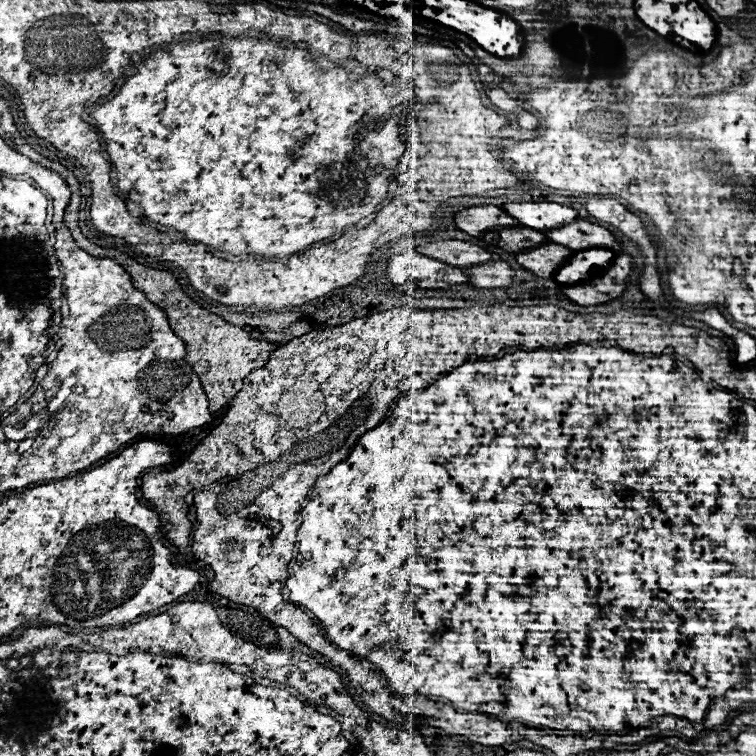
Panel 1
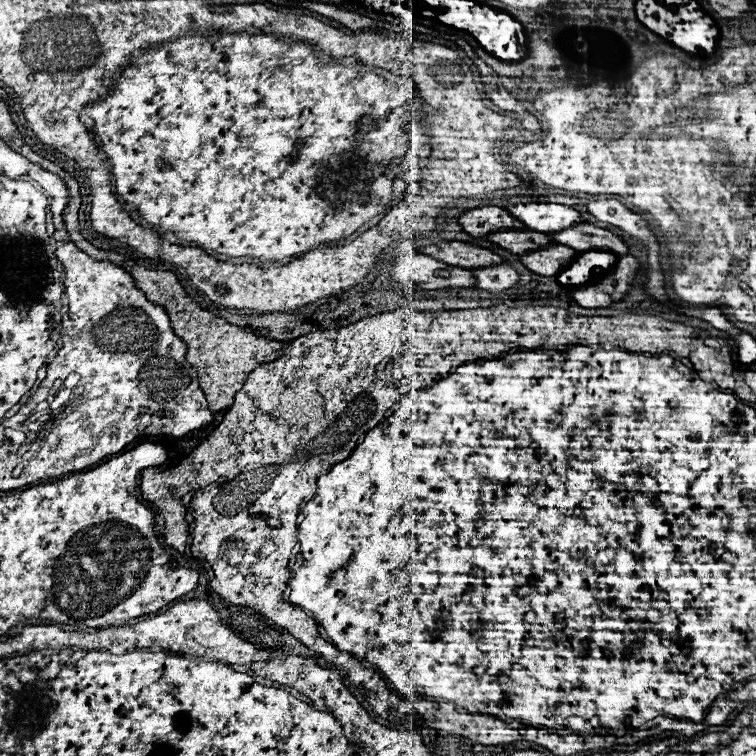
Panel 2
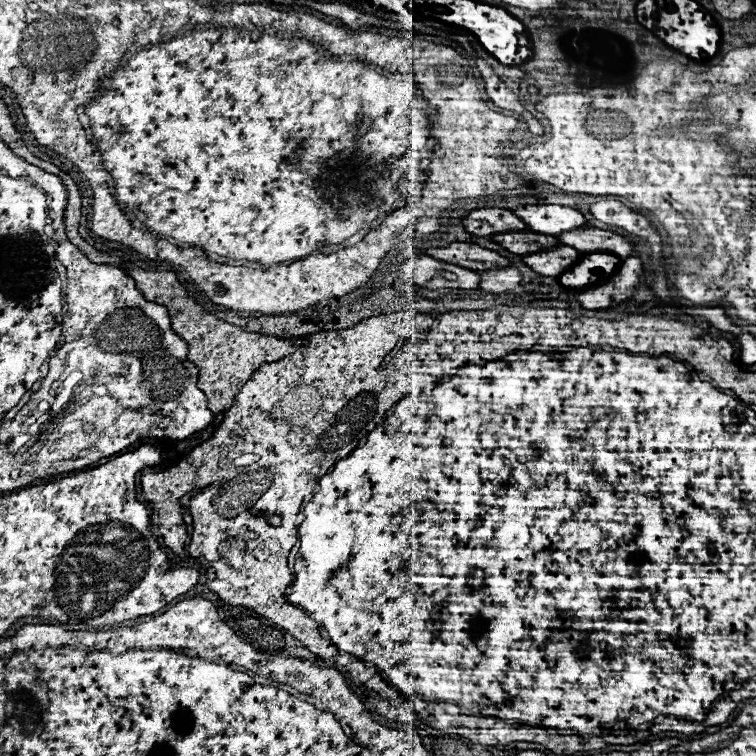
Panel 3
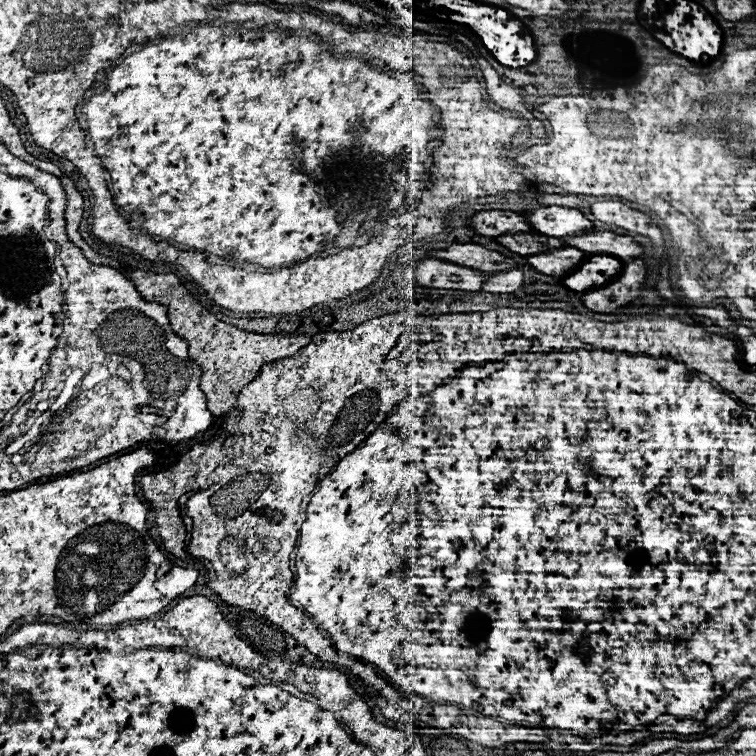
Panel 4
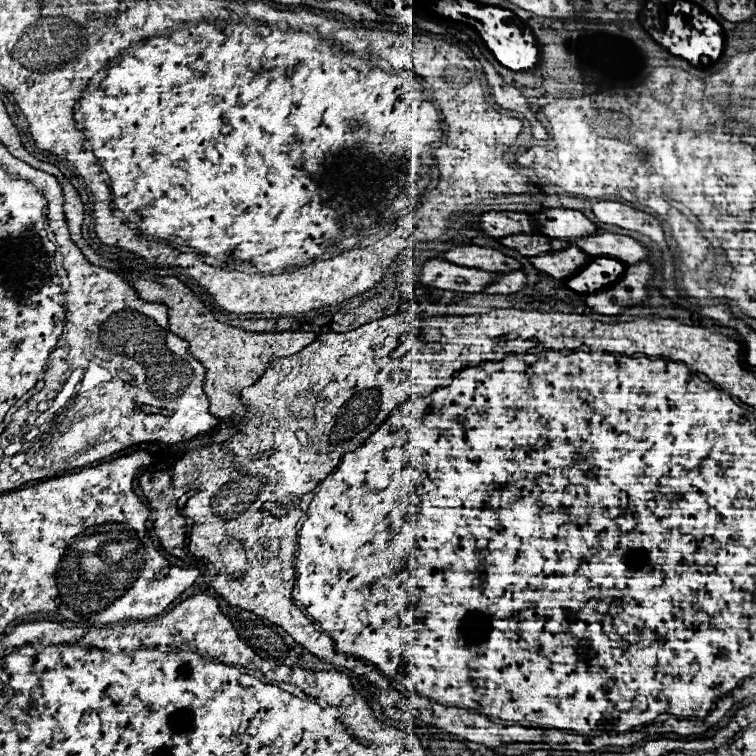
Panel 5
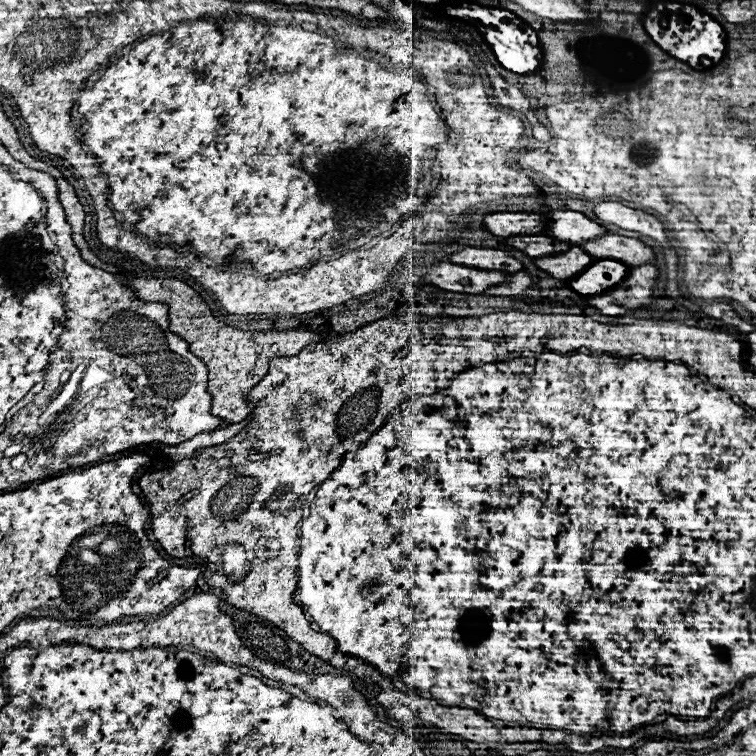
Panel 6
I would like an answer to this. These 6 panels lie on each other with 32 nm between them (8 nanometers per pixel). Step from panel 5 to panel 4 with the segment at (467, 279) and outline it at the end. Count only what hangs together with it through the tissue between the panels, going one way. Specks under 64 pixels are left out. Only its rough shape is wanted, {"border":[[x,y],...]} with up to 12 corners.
{"border":[[436,258],[416,262],[428,288],[480,292],[488,274]]}

